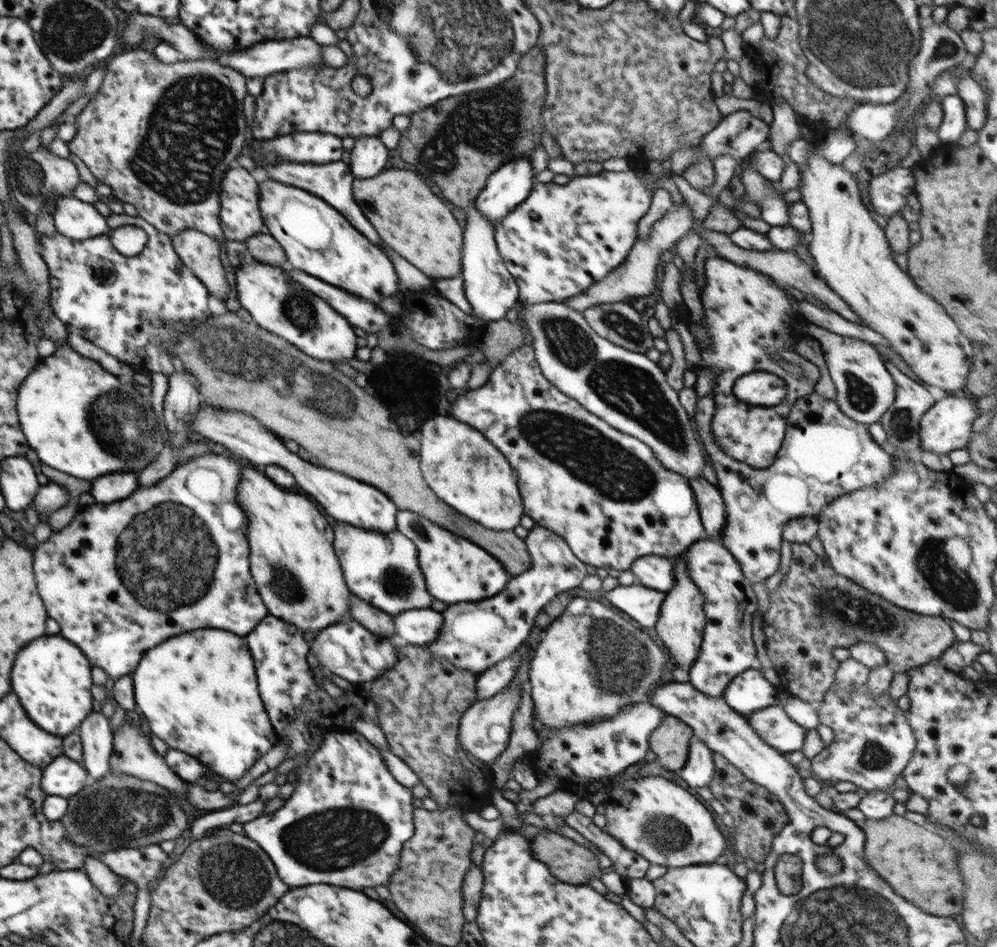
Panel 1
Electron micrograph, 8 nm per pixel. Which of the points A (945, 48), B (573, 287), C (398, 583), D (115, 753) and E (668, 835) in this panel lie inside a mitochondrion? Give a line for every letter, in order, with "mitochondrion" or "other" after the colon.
A: mitochondrion
B: other
C: mitochondrion
D: other
E: mitochondrion

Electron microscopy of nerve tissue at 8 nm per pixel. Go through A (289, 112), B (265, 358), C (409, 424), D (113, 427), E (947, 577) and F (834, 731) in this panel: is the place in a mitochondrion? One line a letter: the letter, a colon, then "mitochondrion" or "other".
A: other
B: mitochondrion
C: mitochondrion
D: mitochondrion
E: mitochondrion
F: other

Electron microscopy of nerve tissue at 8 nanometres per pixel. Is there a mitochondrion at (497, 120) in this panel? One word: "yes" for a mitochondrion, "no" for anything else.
yes

